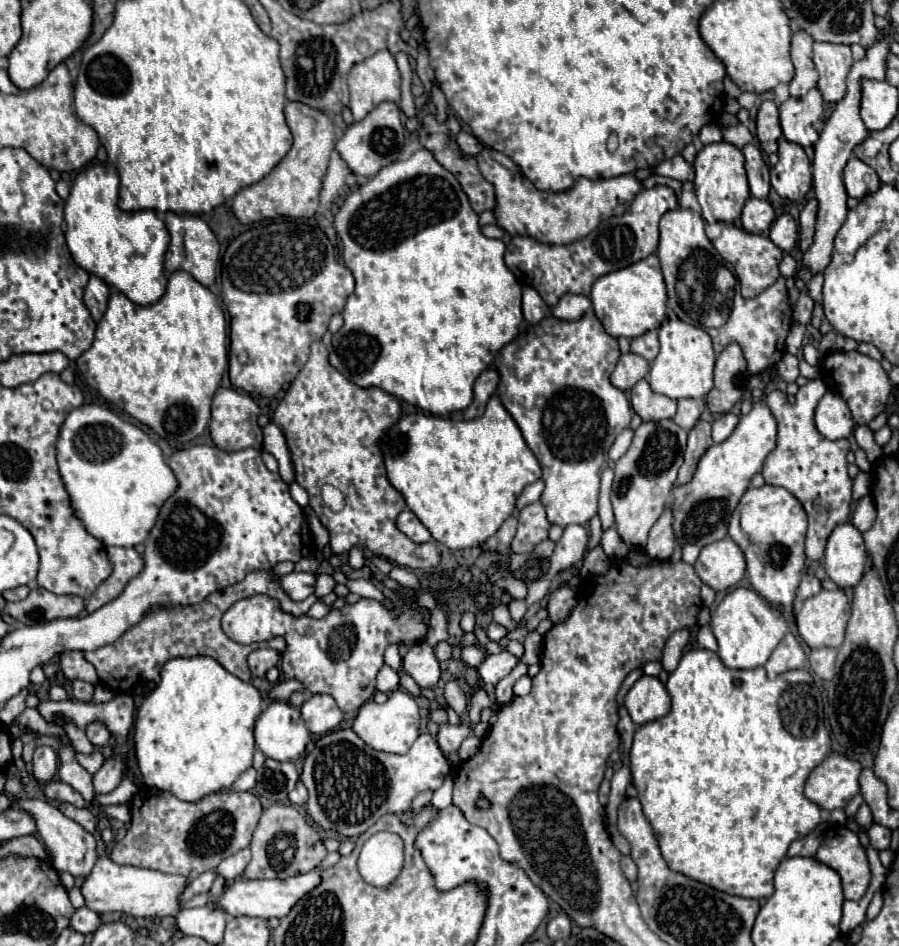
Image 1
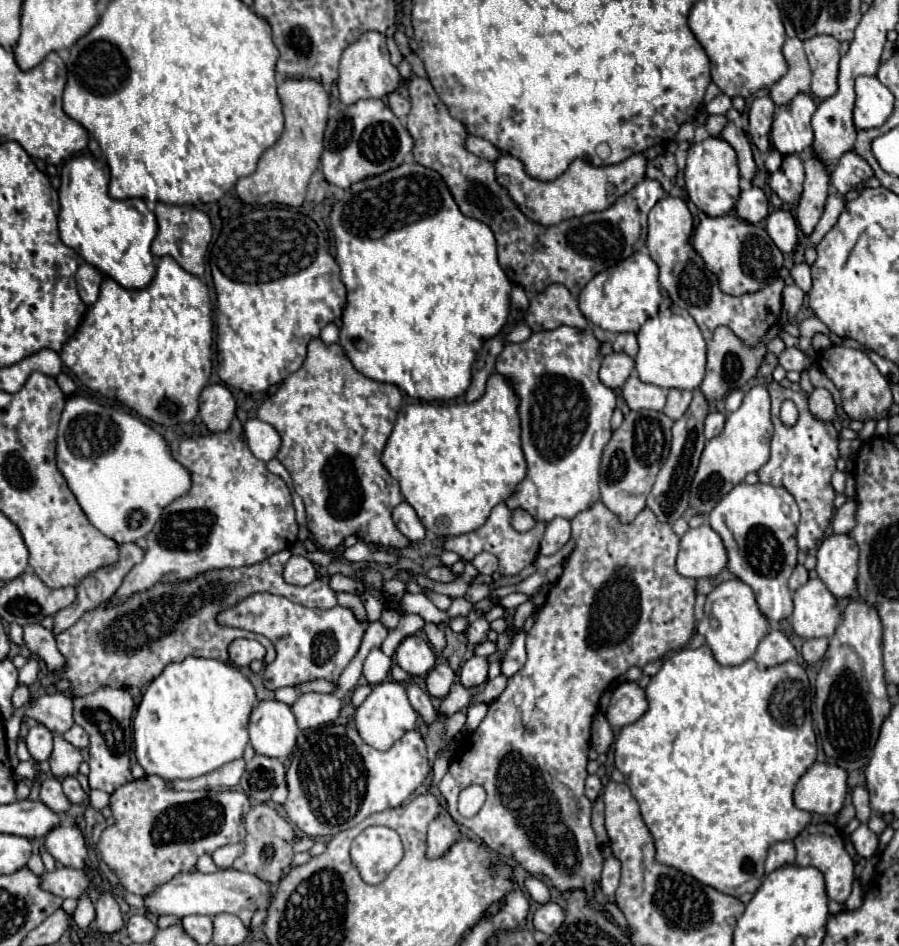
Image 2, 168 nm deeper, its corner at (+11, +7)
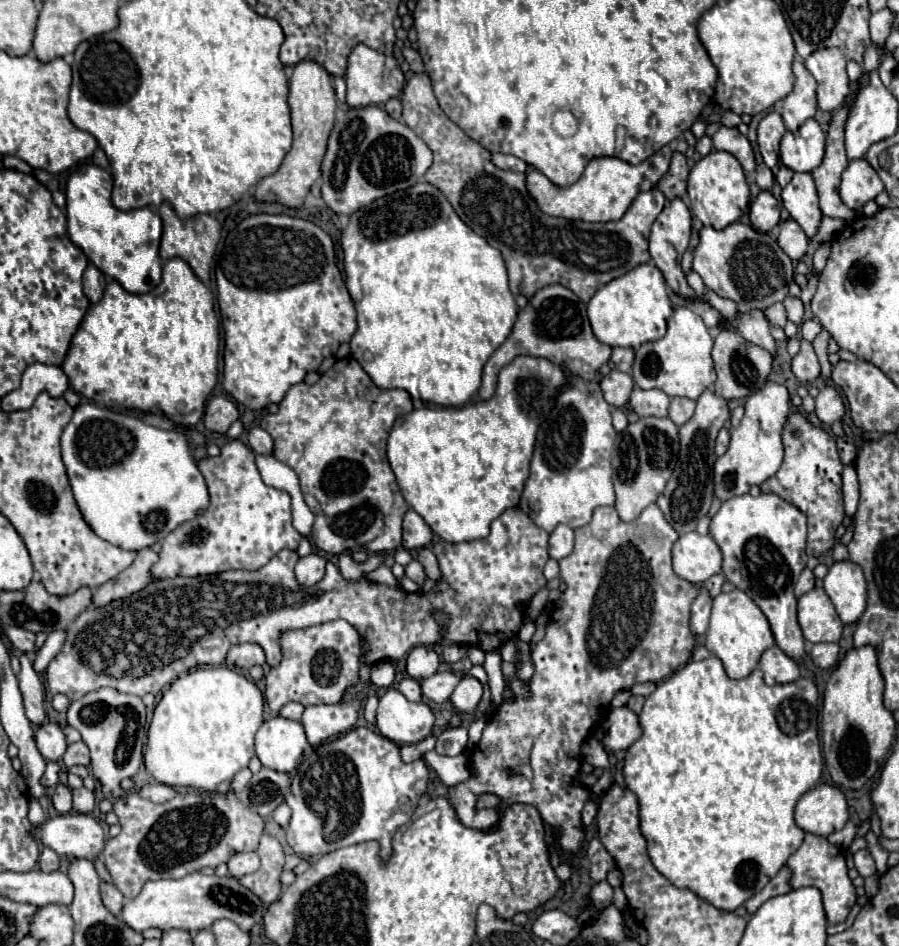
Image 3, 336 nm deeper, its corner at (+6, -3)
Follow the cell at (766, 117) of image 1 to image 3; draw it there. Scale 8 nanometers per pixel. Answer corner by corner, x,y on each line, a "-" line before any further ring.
777,112
765,114
757,128
757,144
769,168
775,168
779,164
779,140
783,134
785,134
785,124
781,114

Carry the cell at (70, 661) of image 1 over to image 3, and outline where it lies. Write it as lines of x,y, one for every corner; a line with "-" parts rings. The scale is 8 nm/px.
9,626
9,628
5,628
5,634
9,636
11,644
13,644
15,648
19,648
21,652
37,652
35,634
33,634
33,632
27,632
27,630
23,630
23,628

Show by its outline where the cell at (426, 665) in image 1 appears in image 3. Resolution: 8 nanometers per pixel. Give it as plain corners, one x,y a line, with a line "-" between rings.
419,646
413,648
407,656
407,674
415,680
425,680
427,676
433,676
439,668
439,656
435,648

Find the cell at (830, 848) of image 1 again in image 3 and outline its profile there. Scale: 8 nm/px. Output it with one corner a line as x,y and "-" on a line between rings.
807,834
801,848
797,852
793,852
787,860
787,866
793,870
791,876
791,888
801,888
801,886
815,886
821,890
823,894
823,906
825,906
825,914
829,924
837,924
843,922
851,910
851,906
855,904
857,896
855,896
855,886
847,874
847,864
845,864
845,854
827,842
827,838
823,836
815,836
815,834

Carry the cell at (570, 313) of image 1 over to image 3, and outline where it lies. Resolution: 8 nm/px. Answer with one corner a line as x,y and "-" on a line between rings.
553,284
543,290
539,290
529,304
519,310
519,318
513,326
513,332
509,338
489,356
487,364
483,366
483,382
479,388
479,398
489,400
495,394
497,386
497,374
503,366
507,366
515,356
527,354
527,356
541,356
547,358
555,364
563,364
569,368
573,374
593,380
595,372
609,362
611,358
611,346
599,342
589,326
587,314
585,314
585,304
565,286

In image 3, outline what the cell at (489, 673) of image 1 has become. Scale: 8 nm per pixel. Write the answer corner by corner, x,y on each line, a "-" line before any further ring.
465,676
451,694
451,702
459,712
471,712
483,698
483,684
477,678

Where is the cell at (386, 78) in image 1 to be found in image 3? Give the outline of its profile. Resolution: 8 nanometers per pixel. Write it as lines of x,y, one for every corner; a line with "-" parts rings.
357,44
353,52
349,54
349,66
345,74
347,82
347,104
351,108
361,108
369,104
385,104
389,98
395,98
401,94
405,86
403,72
393,56
385,56
383,52
377,52
365,44

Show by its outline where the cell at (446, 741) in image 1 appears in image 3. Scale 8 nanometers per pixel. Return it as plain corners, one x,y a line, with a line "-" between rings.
405,678
401,680
399,684
399,692
403,692
403,696
411,702
421,702
423,700
423,694
421,694
421,684
413,678

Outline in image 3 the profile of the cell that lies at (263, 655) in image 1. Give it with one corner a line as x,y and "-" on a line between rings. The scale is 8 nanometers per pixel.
237,644
227,654
227,666
231,670
249,670
257,664
265,664
265,652
259,644

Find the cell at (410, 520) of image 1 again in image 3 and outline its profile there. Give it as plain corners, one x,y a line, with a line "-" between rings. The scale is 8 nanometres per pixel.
409,510
403,518
403,546
407,550
421,550
431,544
431,538
433,534
425,520
415,510

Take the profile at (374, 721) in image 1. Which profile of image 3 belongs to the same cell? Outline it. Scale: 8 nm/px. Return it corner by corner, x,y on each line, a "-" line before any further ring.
389,688
379,698
377,730
395,744
417,744
431,734
433,712
425,702
409,702
399,690

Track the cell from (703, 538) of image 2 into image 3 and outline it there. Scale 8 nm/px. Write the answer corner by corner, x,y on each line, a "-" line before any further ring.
689,532
673,546
673,570
683,580
701,584
721,572
721,550
711,536

